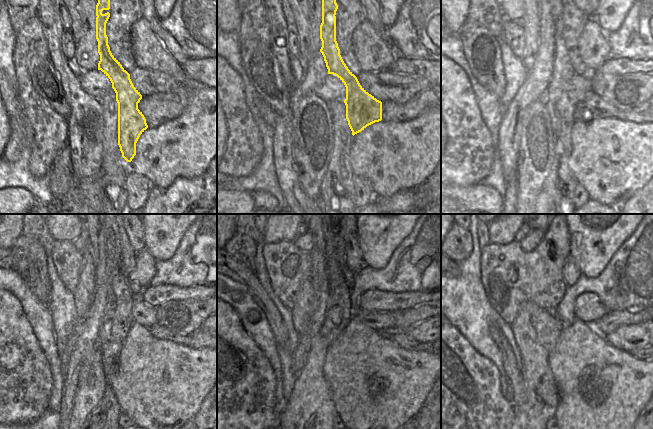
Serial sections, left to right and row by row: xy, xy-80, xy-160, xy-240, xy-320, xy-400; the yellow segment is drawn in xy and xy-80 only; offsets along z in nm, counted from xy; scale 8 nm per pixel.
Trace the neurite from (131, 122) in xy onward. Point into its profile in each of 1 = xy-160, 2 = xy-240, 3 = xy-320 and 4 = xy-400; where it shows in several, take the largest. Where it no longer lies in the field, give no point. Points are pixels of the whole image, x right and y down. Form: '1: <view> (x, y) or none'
1: xy-160 (592, 107)
2: xy-240 (159, 332)
3: xy-320 (399, 337)
4: xy-400 (644, 353)

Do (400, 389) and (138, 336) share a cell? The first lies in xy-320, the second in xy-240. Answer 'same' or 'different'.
same

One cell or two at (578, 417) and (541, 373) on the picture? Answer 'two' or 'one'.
two

